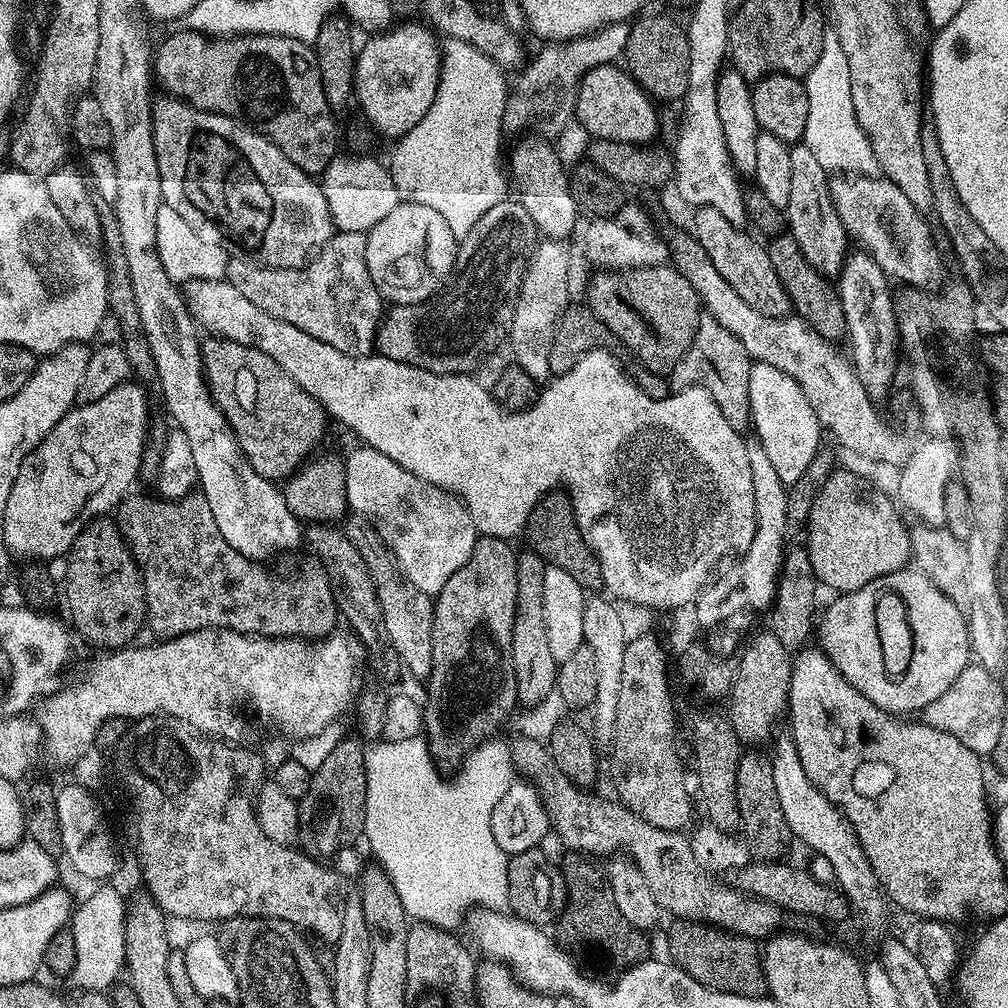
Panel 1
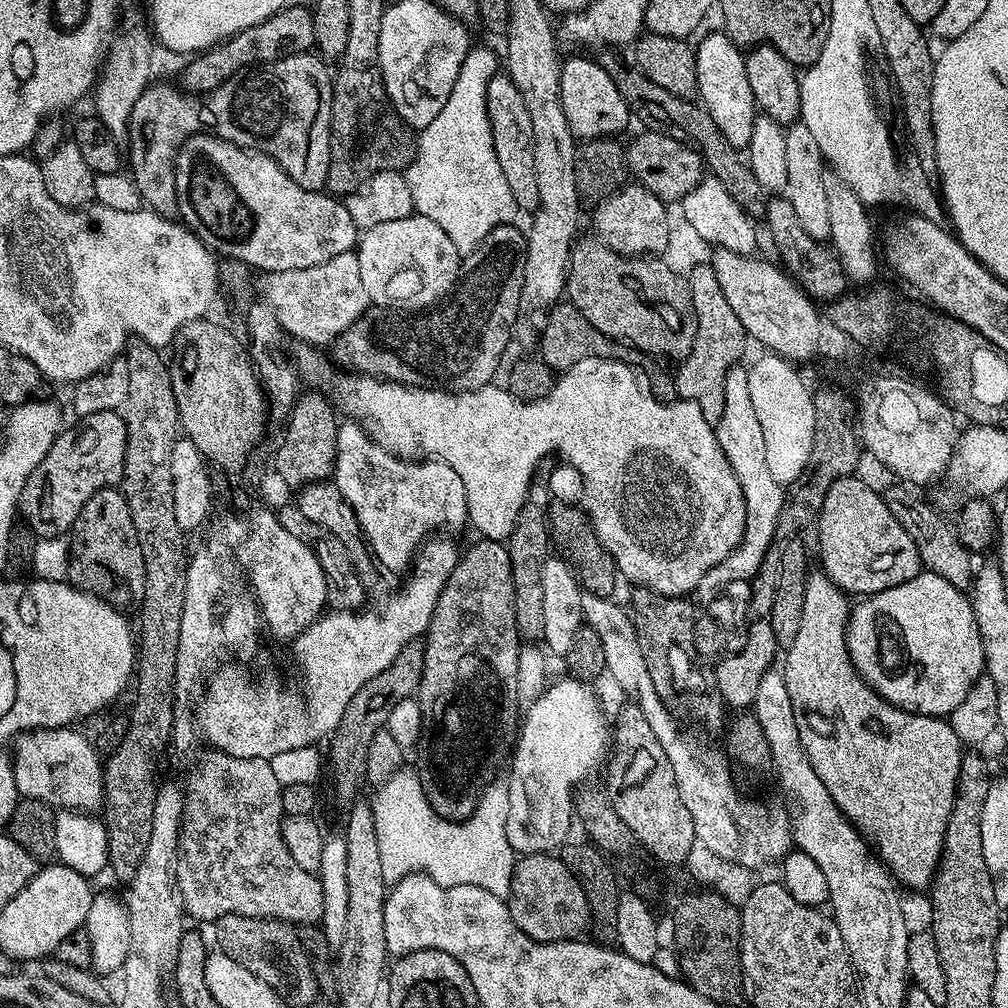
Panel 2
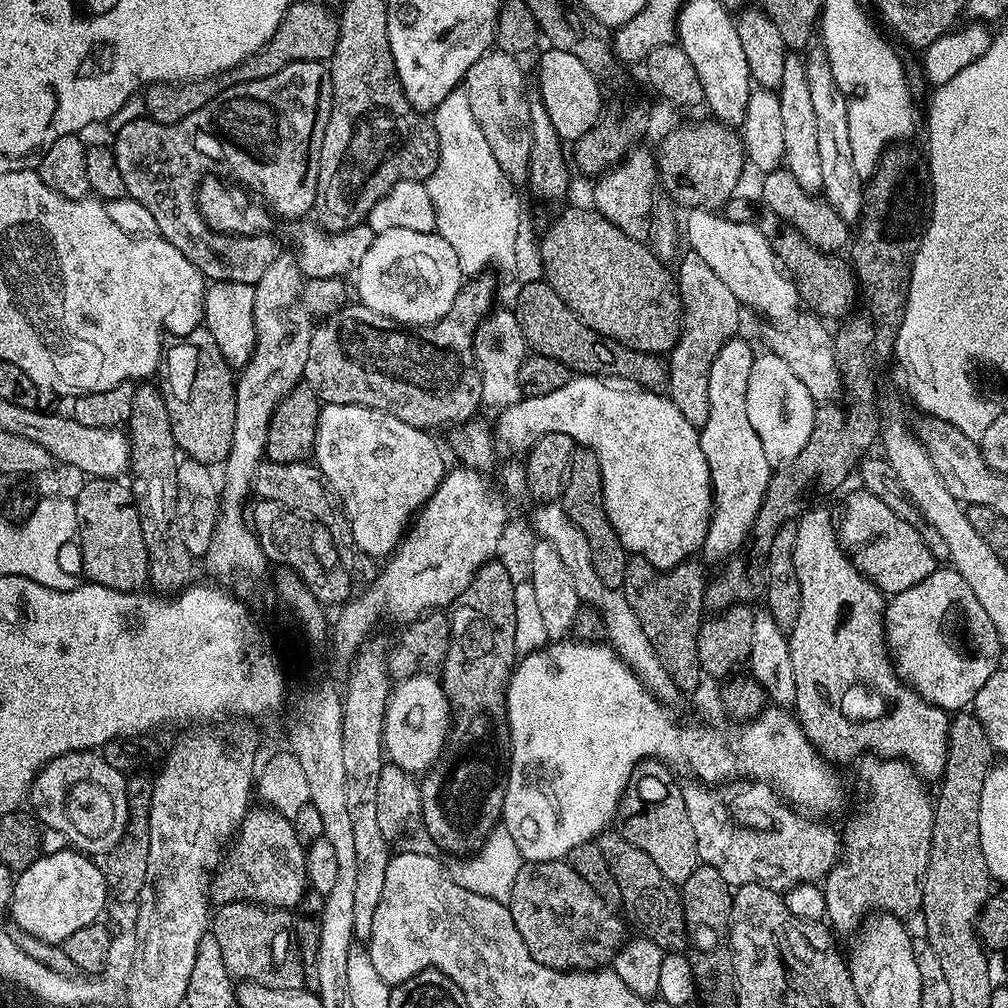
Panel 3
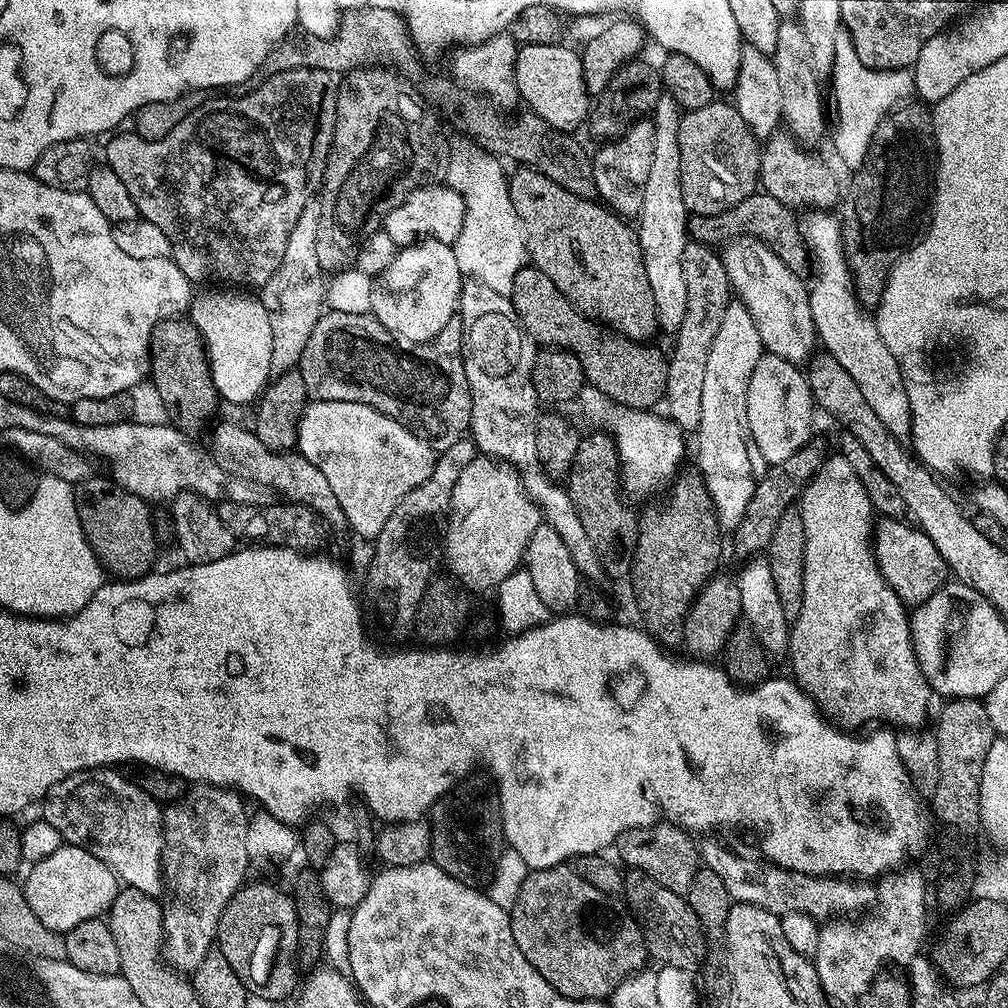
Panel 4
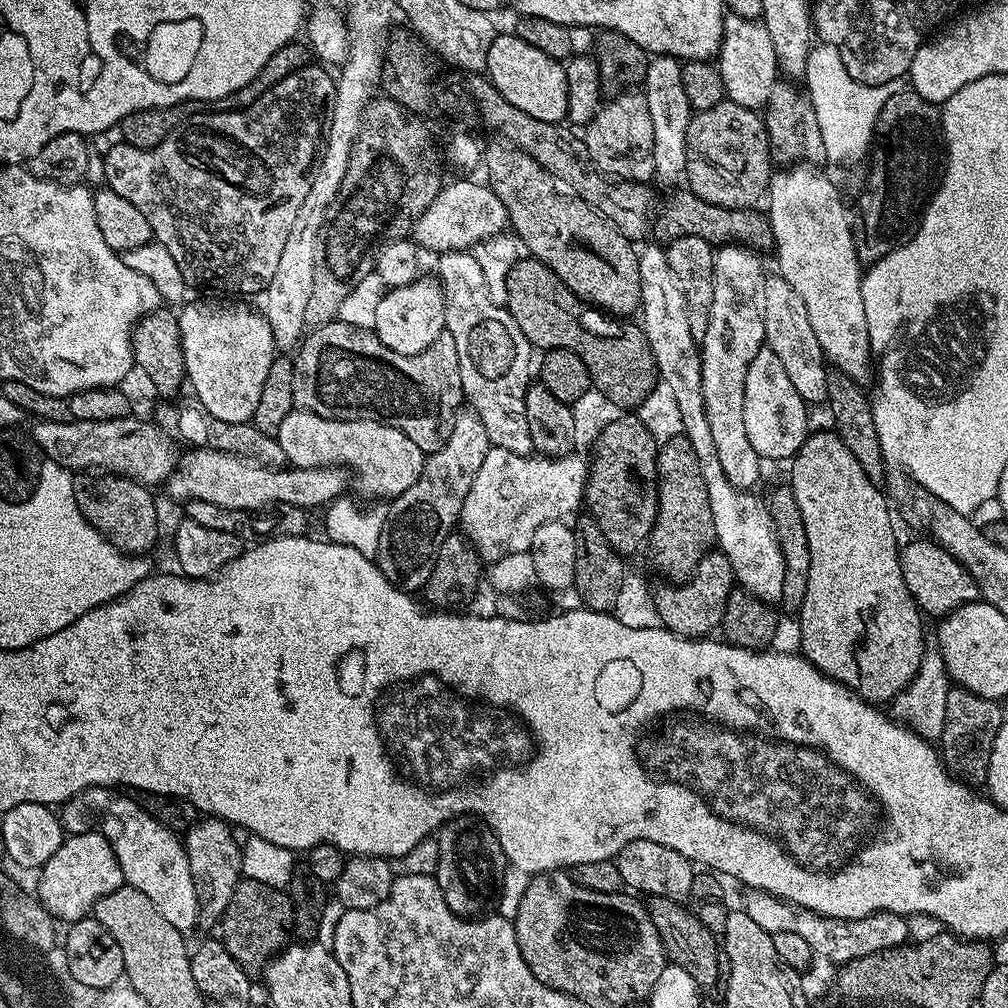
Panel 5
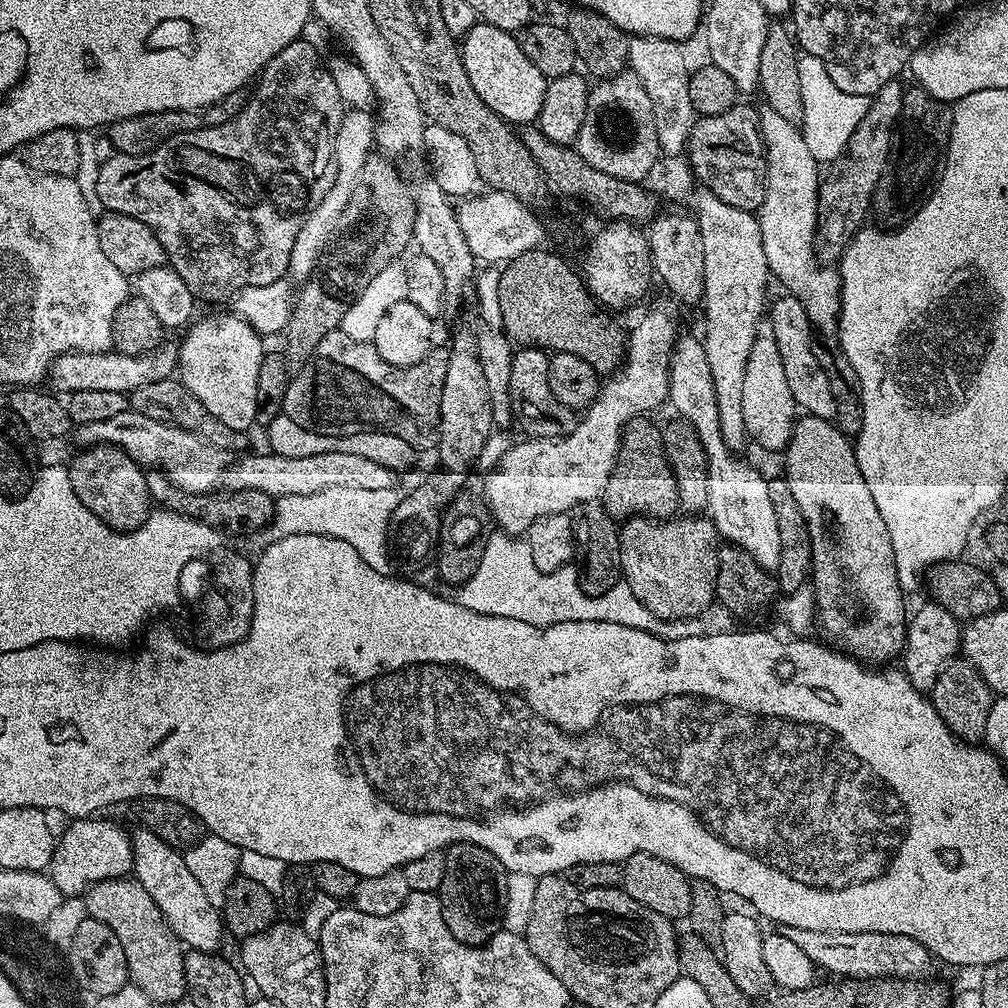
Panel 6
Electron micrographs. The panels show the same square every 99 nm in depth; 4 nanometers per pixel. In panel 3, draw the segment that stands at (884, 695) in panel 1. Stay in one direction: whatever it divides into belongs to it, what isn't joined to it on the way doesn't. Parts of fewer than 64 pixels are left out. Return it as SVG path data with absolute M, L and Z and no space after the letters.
M951 566L937 567L930 578L887 601L884 639L896 675L926 702L949 714L967 709L1002 664L998 631L977 595Z

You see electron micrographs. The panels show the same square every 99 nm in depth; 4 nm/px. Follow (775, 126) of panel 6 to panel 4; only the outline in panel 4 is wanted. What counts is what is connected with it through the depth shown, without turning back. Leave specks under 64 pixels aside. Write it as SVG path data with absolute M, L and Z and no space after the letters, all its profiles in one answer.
M808 210L799 217L799 229L810 257L812 281L807 281L810 314L823 351L834 359L854 378L854 386L862 390L862 398L878 414L882 426L897 438L904 438L912 431L910 400L906 398L906 386L900 363L890 354L890 346L882 342L875 319L866 311L852 285L852 275L844 253L842 224L832 214L817 214Z

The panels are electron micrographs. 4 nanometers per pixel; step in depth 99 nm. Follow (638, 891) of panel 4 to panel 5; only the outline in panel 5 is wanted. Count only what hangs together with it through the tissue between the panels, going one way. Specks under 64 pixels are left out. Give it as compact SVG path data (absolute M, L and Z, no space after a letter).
M651 897L646 907L650 914L650 922L654 922L654 930L658 930L658 938L662 938L664 953L667 954L669 961L682 966L682 970L686 970L686 974L690 974L690 978L698 982L701 990L714 987L719 980L721 983L722 948L718 943L717 933L711 928L702 926L702 922L693 914L691 907L668 898Z

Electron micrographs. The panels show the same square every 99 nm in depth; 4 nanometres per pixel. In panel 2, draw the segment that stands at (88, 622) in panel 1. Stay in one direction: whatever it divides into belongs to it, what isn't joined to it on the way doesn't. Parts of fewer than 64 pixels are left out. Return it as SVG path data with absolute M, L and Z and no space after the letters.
M119 487L100 489L82 506L70 529L67 583L121 610L139 609L146 583L145 563L131 521L130 506Z

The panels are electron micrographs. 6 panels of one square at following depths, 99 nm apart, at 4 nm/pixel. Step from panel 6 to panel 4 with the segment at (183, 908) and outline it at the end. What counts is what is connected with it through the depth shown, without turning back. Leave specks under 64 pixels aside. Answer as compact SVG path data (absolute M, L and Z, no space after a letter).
M112 766L106 768L87 768L81 772L70 774L66 778L62 778L48 791L47 796L45 796L42 801L42 807L44 807L42 819L46 822L50 822L50 826L54 826L54 830L58 830L61 841L69 844L79 844L81 846L90 845L91 852L102 862L106 862L106 866L110 866L112 871L116 873L117 877L119 877L127 887L137 888L146 894L159 897L161 895L160 891L163 893L166 888L166 881L164 879L164 822L162 819L162 808L161 805L156 805L156 803L158 803L157 797L151 796L150 793L143 791L135 779L127 780L120 772L123 771L117 770Z

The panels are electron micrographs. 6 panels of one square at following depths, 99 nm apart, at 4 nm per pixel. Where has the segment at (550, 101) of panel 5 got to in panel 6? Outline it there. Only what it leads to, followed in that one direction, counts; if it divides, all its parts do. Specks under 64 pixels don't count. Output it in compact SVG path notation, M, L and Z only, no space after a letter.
M477 22L462 37L460 56L464 59L470 86L474 86L478 98L482 98L494 114L513 126L528 126L539 121L548 80L542 70L522 54L522 46L513 33L498 30L493 24Z

